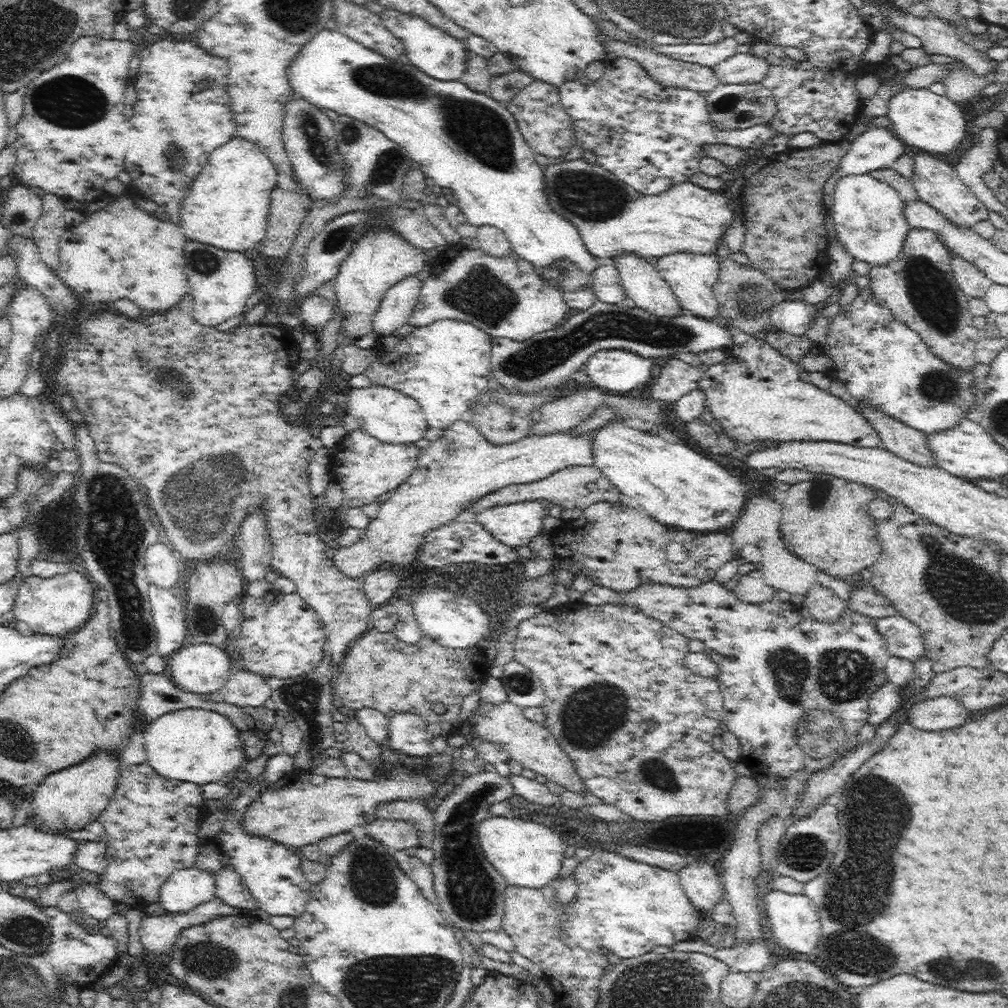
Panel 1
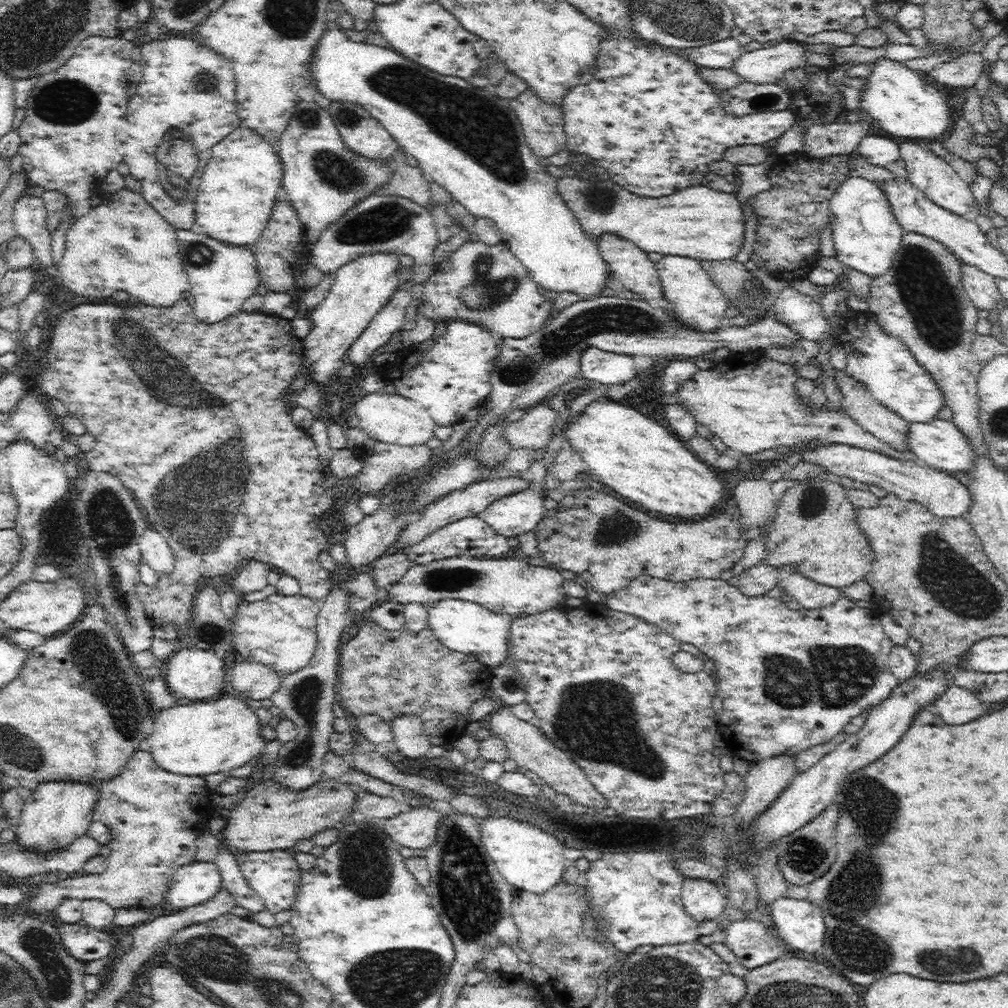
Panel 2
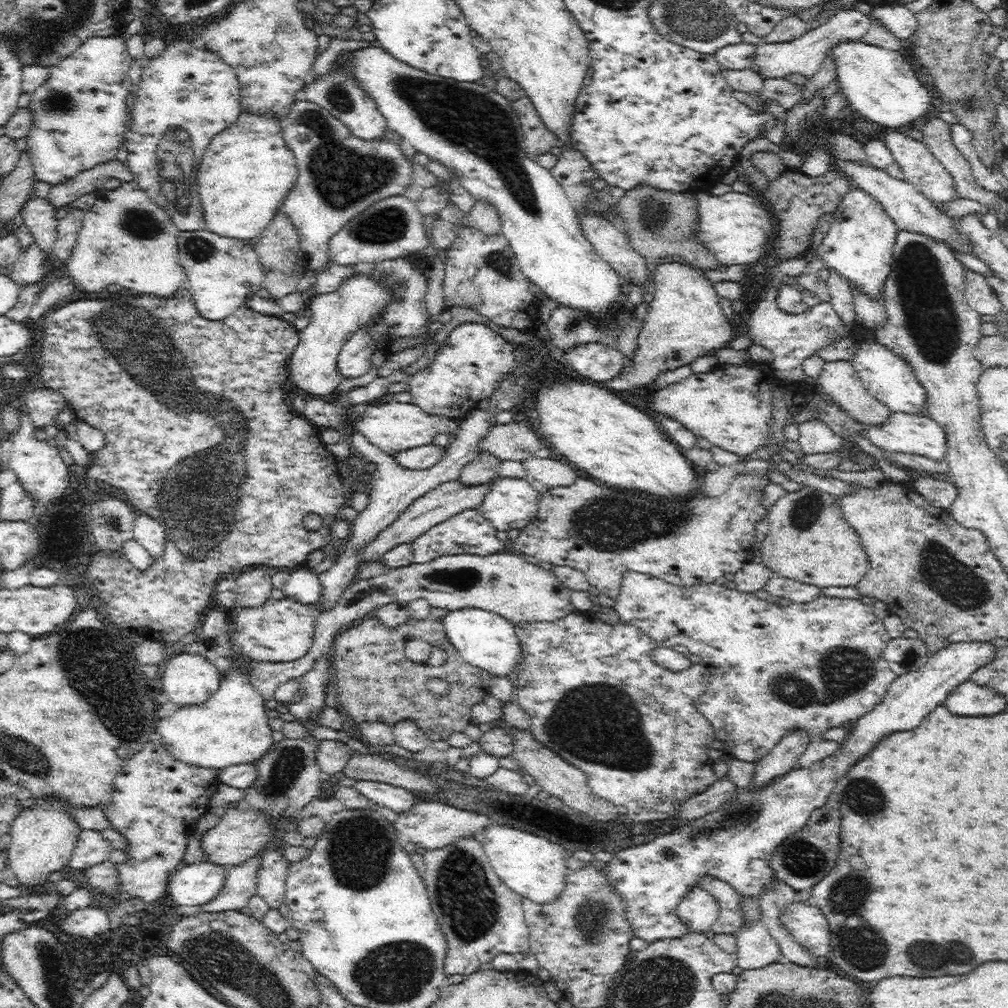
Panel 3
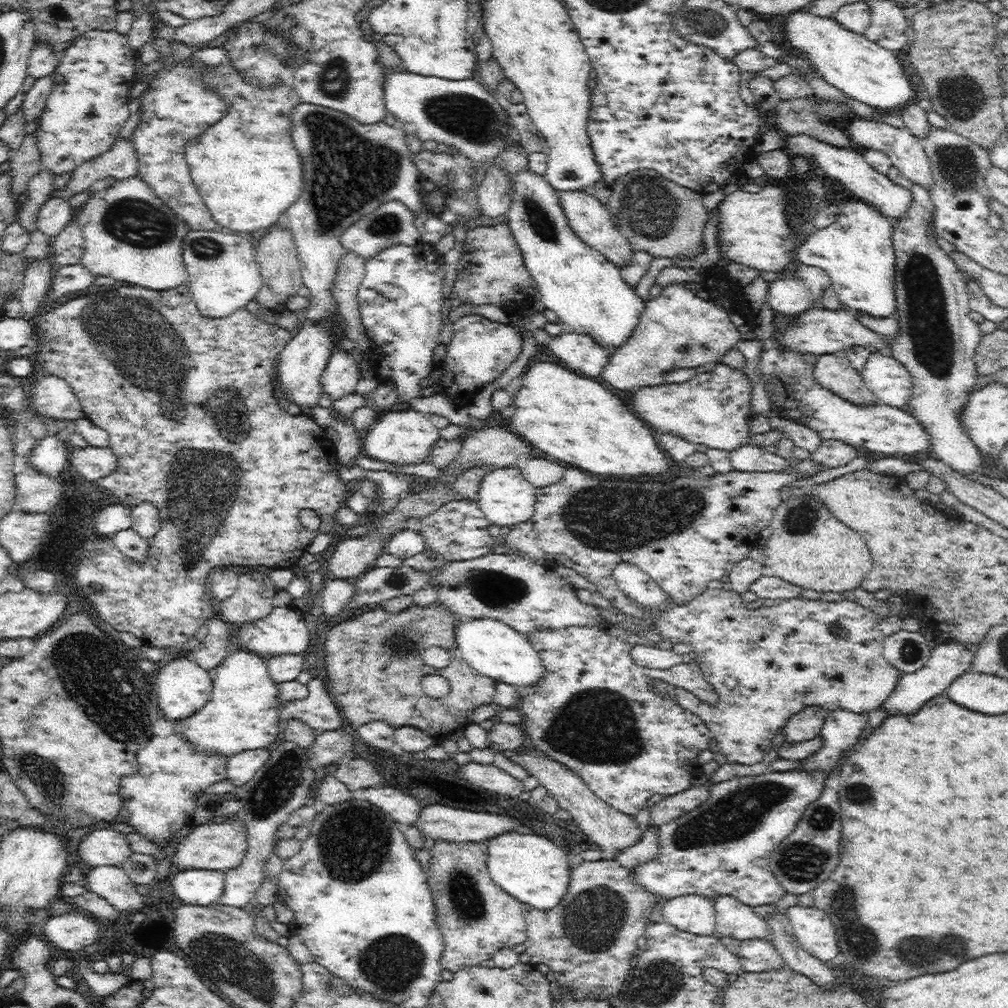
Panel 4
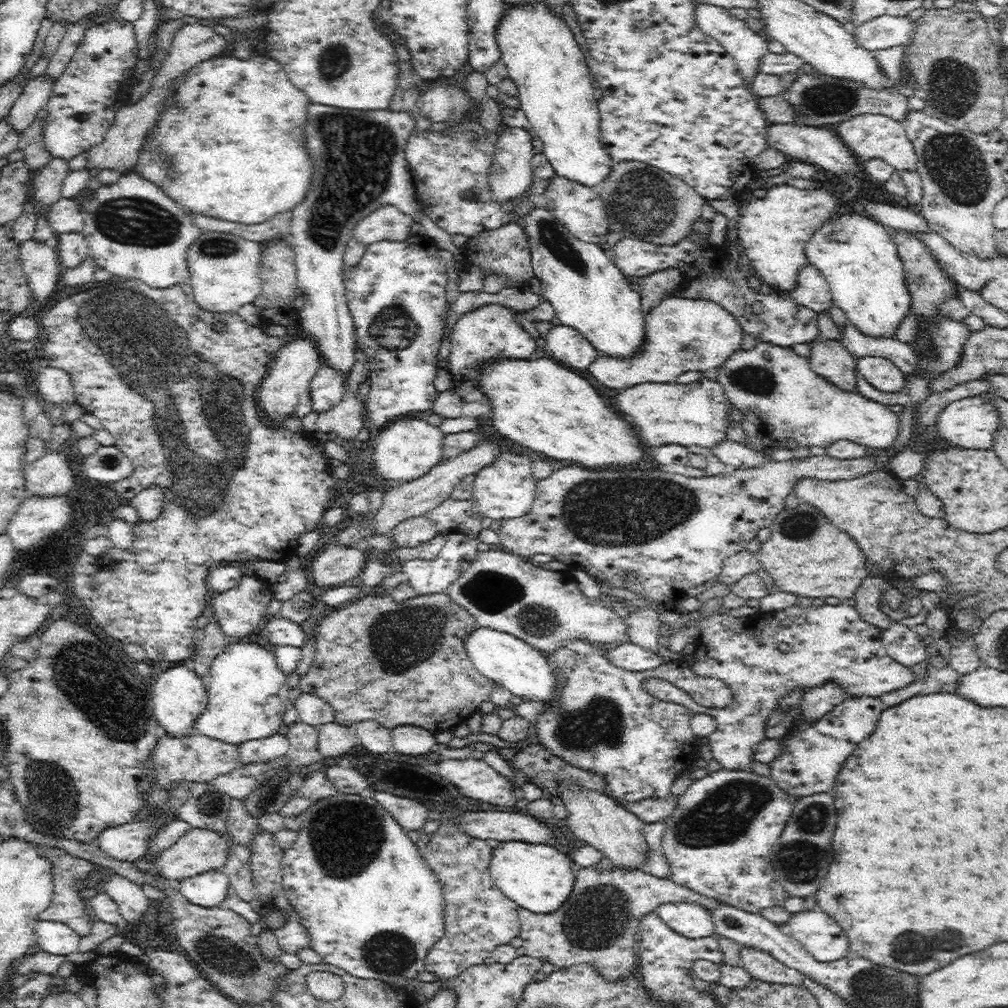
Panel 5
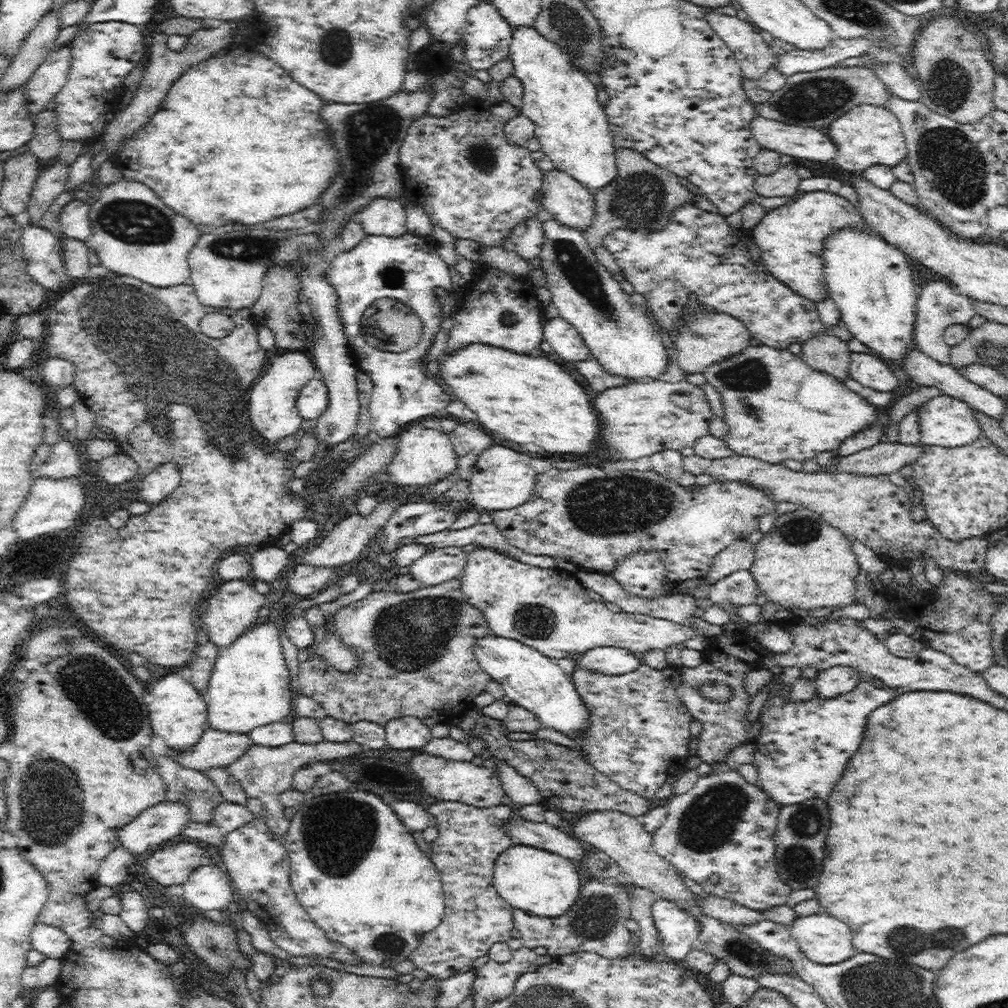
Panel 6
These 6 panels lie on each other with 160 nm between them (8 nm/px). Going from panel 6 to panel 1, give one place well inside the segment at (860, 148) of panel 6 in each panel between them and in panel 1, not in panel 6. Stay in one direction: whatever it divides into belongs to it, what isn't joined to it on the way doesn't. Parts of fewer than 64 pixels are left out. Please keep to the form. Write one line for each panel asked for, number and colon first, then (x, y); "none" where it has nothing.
1: (937, 183)
2: (936, 178)
3: (921, 169)
4: (906, 152)
5: (870, 136)

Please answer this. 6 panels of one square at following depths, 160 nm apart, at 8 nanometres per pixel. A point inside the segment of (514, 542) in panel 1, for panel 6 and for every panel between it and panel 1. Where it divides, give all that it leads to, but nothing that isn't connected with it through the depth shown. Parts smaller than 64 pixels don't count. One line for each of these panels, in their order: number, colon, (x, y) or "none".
2: (519, 513)
3: (511, 503)
4: (505, 497)
5: (505, 489)
6: (502, 479)

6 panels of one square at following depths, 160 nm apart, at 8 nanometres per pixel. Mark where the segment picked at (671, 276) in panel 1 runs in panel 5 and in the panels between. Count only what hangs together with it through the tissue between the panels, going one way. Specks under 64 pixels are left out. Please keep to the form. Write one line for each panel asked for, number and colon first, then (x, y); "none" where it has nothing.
2: (697, 302)
3: (684, 321)
4: (677, 329)
5: (682, 334)

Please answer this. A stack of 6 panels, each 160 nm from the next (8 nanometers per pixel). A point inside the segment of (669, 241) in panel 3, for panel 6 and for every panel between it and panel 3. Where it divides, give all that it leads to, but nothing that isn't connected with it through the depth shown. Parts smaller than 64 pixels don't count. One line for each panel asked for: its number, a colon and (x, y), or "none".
4: (668, 219)
5: (643, 202)
6: (643, 196)

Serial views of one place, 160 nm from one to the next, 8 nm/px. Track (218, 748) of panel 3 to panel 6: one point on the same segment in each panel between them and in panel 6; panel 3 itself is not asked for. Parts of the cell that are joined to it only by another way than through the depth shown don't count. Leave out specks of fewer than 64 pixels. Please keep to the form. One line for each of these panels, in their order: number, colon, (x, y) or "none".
4: (243, 713)
5: (247, 693)
6: (249, 686)

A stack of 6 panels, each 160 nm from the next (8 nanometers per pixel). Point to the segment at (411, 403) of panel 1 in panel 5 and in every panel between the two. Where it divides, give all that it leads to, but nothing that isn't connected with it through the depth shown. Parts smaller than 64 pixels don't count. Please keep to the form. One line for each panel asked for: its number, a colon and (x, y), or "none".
2: (392, 419)
3: (392, 427)
4: (407, 437)
5: (405, 450)

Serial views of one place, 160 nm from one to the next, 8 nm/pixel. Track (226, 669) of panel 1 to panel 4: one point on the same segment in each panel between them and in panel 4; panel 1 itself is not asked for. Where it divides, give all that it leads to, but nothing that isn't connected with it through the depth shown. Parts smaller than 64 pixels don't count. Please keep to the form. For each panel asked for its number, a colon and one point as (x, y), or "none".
2: (189, 673)
3: (189, 679)
4: (184, 687)

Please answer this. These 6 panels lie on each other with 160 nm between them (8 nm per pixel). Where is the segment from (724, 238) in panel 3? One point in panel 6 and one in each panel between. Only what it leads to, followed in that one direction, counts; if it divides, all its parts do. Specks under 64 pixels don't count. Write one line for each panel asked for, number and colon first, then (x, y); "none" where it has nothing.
4: (753, 229)
5: (774, 230)
6: (791, 237)

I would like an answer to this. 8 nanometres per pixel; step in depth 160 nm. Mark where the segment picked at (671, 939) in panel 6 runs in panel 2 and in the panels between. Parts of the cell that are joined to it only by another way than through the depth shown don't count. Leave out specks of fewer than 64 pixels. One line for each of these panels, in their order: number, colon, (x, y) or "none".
2: (703, 900)
3: (698, 910)
4: (695, 914)
5: (691, 920)

